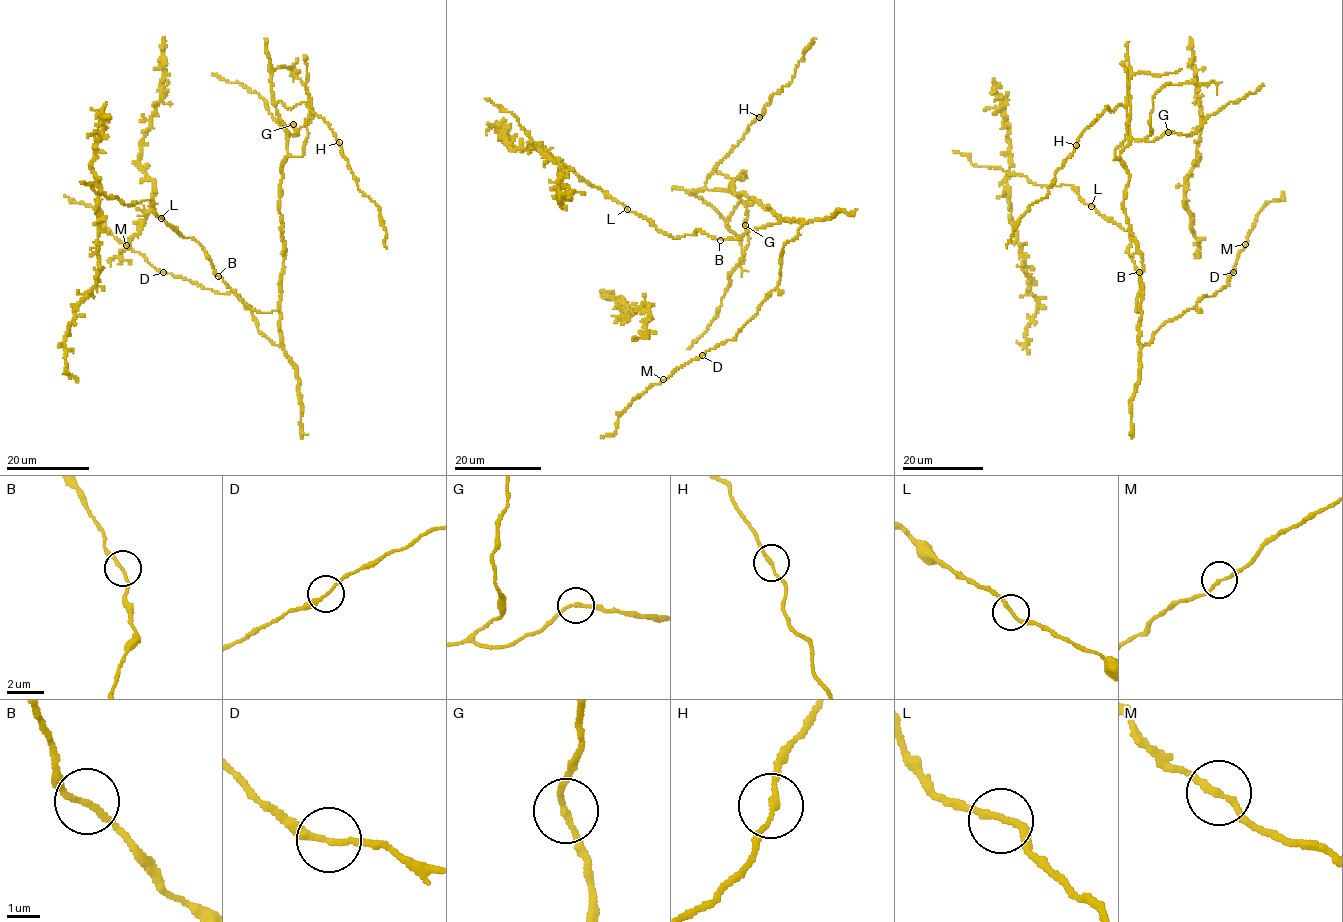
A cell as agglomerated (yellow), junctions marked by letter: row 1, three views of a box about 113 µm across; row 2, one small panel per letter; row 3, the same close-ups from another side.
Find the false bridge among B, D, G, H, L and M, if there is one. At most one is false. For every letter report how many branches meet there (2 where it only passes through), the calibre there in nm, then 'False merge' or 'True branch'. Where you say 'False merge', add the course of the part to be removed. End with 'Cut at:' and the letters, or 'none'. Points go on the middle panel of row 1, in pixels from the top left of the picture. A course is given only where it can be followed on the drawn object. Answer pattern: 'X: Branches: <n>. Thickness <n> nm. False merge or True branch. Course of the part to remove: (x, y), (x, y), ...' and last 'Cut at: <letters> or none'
B: Branches: 2. Thickness 150 nm. True branch
D: Branches: 2. Thickness 190 nm. True branch
G: Branches: 2. Thickness 180 nm. True branch
H: Branches: 2. Thickness 160 nm. True branch
L: Branches: 2. Thickness 180 nm. True branch
M: Branches: 2. Thickness 180 nm. True branch
Cut at: none

